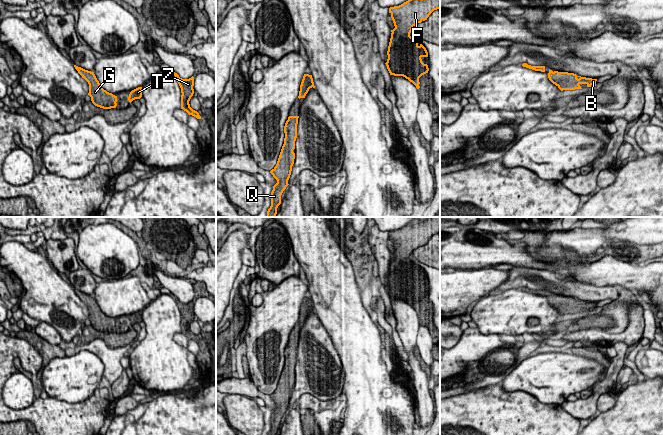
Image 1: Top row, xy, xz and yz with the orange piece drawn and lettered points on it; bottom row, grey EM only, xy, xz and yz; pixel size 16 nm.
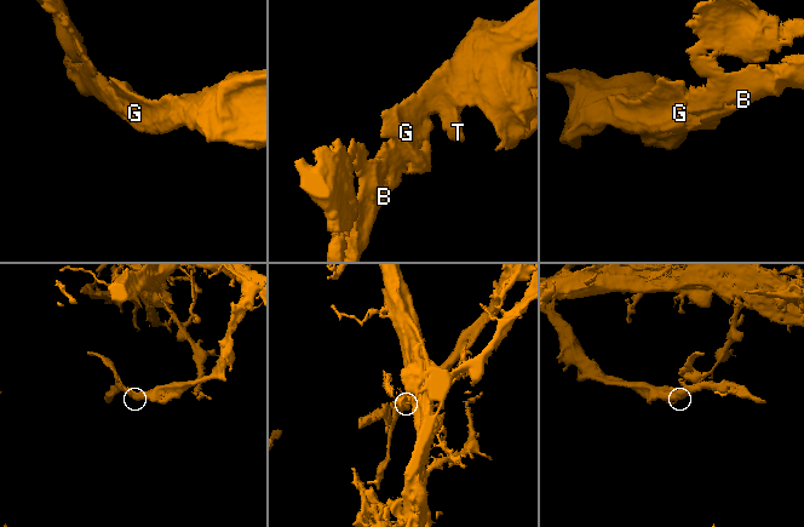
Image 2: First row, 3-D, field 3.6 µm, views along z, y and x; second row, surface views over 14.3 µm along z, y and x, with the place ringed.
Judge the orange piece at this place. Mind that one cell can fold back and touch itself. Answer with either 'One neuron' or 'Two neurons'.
One neuron

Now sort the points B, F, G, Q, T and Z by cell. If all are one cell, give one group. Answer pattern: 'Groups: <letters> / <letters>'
Groups: B F G Q T Z

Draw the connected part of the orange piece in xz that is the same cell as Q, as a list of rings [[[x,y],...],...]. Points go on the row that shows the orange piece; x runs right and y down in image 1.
[[[289,116],[284,126],[284,144],[282,146],[276,166],[270,171],[277,183],[271,192],[271,206],[267,211],[267,217],[276,217],[277,208],[281,204],[281,195],[289,185],[288,180],[294,164],[295,141],[297,138],[297,124],[299,116]]]

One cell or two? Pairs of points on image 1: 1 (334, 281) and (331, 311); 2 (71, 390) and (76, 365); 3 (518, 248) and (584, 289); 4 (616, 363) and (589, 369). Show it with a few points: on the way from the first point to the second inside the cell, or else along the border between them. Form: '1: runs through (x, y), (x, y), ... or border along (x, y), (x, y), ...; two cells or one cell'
1: runs through (334, 288), (334, 304); one cell
2: runs through (71, 384), (71, 375), (75, 371); one cell
3: border along (531, 268), (569, 270), (576, 280); two cells
4: border along (606, 372), (591, 388); two cells

